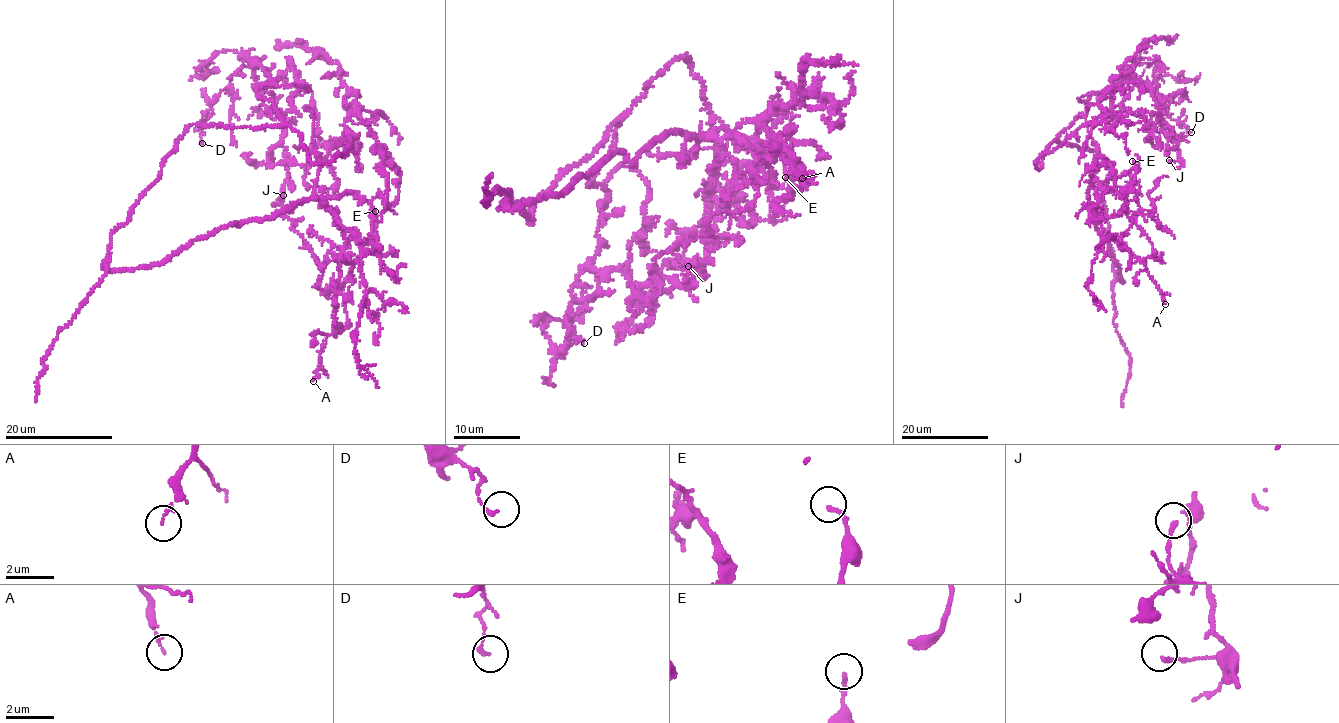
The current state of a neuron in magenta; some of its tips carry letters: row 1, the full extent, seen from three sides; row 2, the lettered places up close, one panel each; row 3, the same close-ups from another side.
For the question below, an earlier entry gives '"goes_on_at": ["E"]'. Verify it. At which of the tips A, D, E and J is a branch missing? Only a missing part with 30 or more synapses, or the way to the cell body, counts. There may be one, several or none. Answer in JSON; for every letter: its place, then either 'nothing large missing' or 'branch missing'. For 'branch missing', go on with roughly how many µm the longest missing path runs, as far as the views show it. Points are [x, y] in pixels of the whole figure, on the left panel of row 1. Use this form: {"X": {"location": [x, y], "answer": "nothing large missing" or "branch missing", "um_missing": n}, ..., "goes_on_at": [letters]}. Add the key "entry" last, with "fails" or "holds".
{"A": {"location": [313, 381], "answer": "nothing large missing"}, "D": {"location": [202, 143], "answer": "nothing large missing"}, "E": {"location": [375, 211], "answer": "nothing large missing"}, "J": {"location": [283, 195], "answer": "nothing large missing"}, "goes_on_at": [], "entry": "fails"}

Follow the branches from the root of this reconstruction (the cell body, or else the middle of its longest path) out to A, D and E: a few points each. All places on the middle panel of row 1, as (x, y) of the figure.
A: (523, 202), (498, 209), (558, 196), (678, 131), (733, 135), (764, 160), (774, 136), (802, 178)
D: (523, 202), (530, 223), (622, 118), (588, 185), (607, 195), (597, 253), (571, 288), (584, 343)
E: (523, 202), (498, 209), (558, 196), (678, 131), (784, 142), (798, 171), (785, 177)

